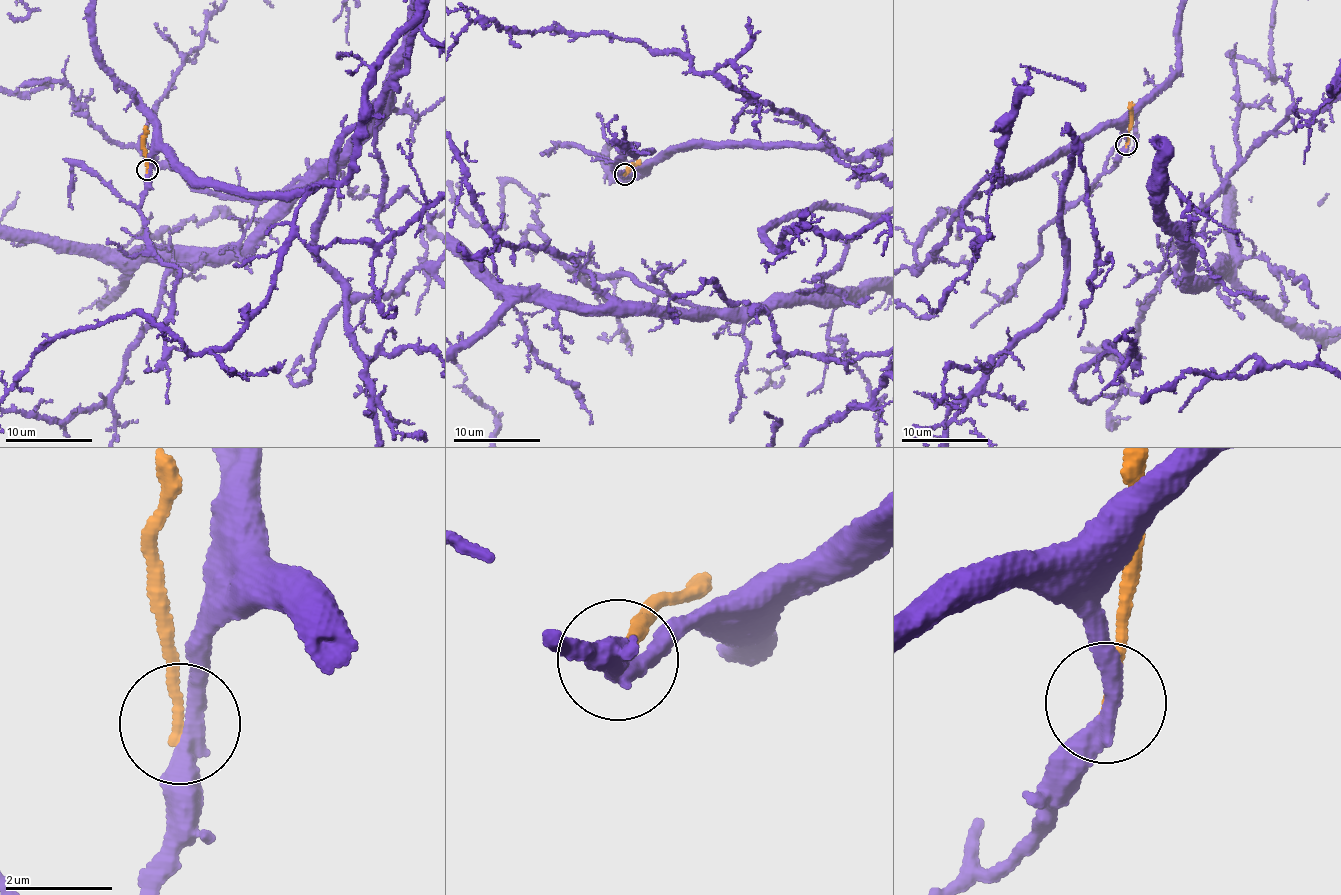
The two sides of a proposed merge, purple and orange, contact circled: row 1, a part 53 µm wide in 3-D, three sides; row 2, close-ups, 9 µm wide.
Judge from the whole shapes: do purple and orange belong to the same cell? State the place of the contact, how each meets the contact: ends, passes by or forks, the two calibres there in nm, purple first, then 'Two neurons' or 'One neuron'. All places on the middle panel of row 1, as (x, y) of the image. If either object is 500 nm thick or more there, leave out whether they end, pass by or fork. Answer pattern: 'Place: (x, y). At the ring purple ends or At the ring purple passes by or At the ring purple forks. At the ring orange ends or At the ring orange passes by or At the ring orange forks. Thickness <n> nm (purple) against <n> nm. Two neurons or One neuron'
Place: (625, 174). At the ring purple passes by. At the ring orange ends. Thickness 360 nm (purple) against 180 nm. Two neurons

